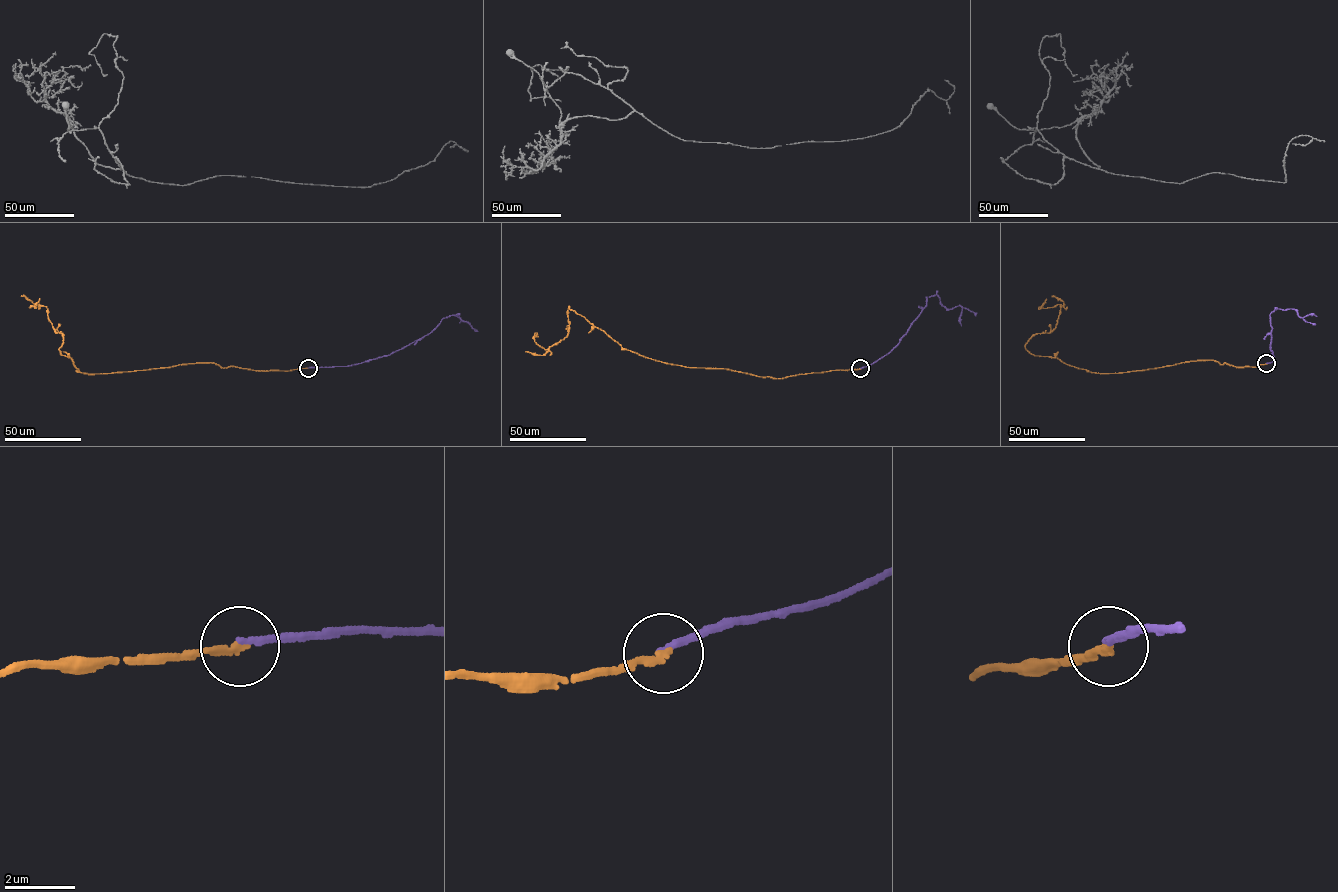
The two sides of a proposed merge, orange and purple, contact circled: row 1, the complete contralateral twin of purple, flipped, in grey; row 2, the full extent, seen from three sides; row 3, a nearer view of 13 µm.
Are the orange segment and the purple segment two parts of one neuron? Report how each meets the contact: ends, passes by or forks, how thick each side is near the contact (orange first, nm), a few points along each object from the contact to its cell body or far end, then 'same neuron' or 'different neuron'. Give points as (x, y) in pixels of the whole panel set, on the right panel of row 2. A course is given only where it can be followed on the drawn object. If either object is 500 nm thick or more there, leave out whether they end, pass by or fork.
orange ends; purple ends; calibres 190 and 170 nm; course orange (1266, 363), (1088, 371), (1026, 349), (1055, 327), (1061, 305), (1039, 309), (1046, 299); course purple (1266, 363), (1274, 361), (1270, 345), (1271, 312), (1277, 309), (1294, 309), (1302, 317), (1309, 314), (1316, 316); different neuron

